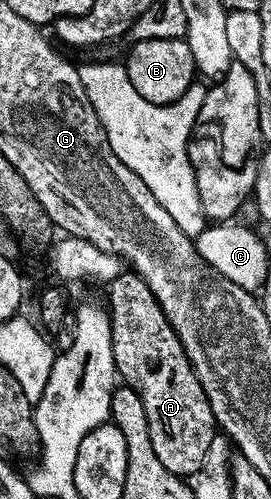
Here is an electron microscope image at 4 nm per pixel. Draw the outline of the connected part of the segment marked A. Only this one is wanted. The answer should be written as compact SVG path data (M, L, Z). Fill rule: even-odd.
M123 270L115 280L110 281L108 291L110 291L108 313L111 322L112 354L115 358L117 375L124 381L125 387L135 388L140 394L140 402L144 402L144 414L148 414L148 432L152 434L152 450L156 450L156 458L160 458L160 462L164 462L164 466L168 466L168 470L172 470L172 474L183 478L193 477L194 473L200 470L200 466L204 462L204 454L208 454L208 446L212 446L212 438L216 434L212 406L204 394L204 386L200 386L200 378L196 378L196 370L192 366L192 362L188 358L188 354L184 350L180 338L176 334L176 330L172 330L172 326L164 314L164 310L160 310L160 302L156 302L156 294L152 294L152 290L148 290L148 282L144 282L144 278L140 278L137 272L133 270Z

